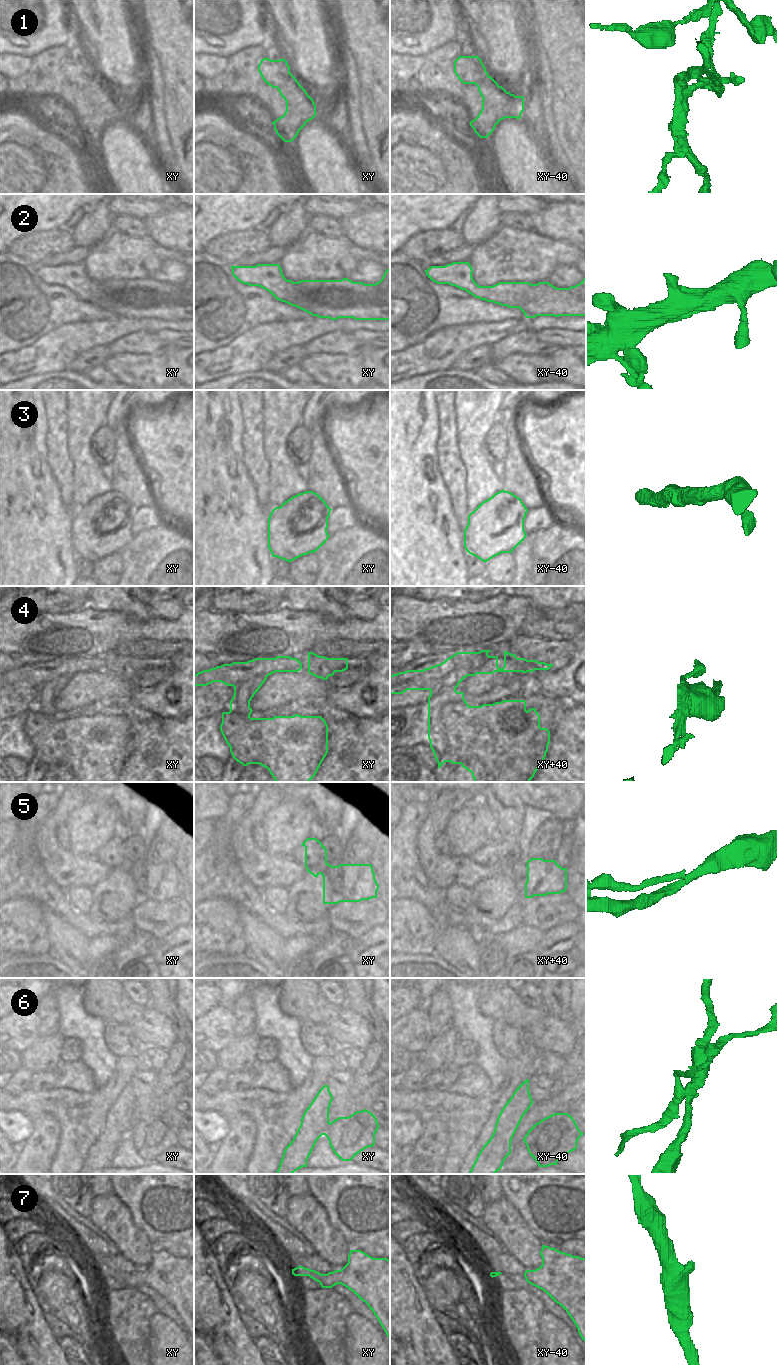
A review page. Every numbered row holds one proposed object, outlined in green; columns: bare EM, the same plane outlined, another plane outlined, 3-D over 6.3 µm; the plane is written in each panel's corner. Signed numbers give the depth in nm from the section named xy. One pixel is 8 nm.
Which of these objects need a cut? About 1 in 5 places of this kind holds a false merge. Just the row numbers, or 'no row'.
1, 4, 6

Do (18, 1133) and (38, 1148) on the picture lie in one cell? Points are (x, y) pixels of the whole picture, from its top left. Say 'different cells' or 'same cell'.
different cells

